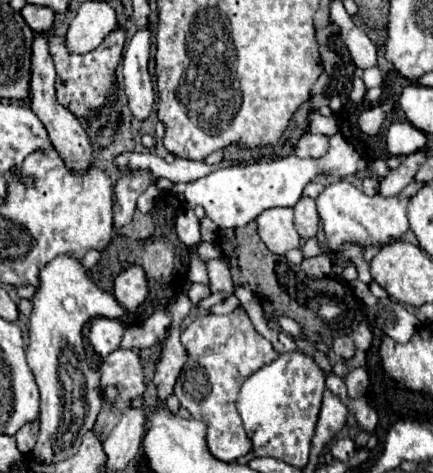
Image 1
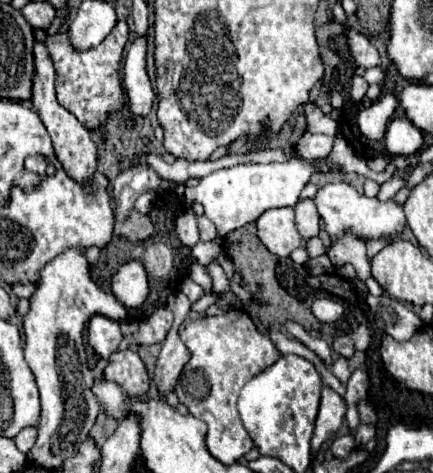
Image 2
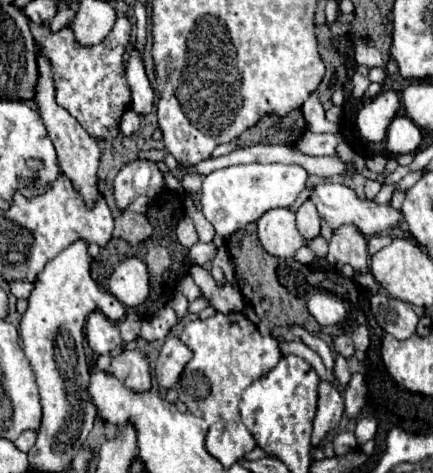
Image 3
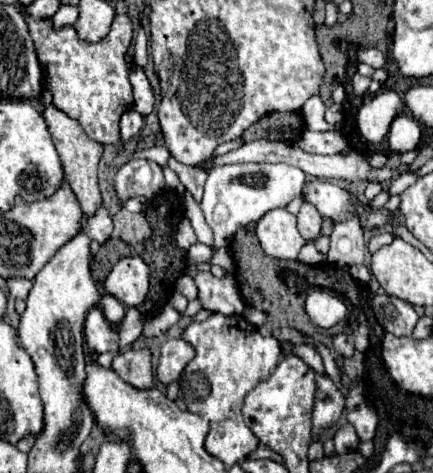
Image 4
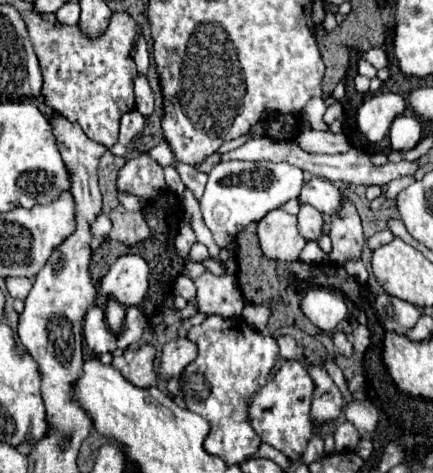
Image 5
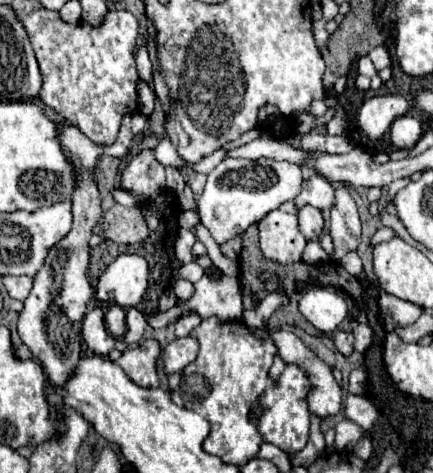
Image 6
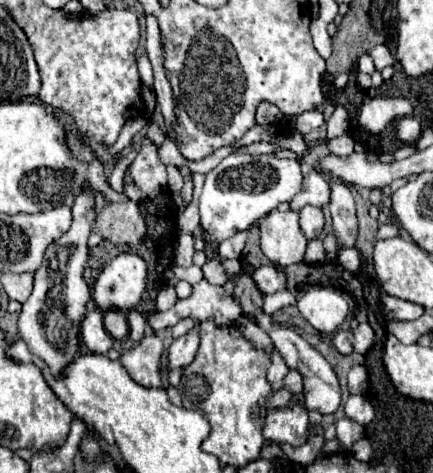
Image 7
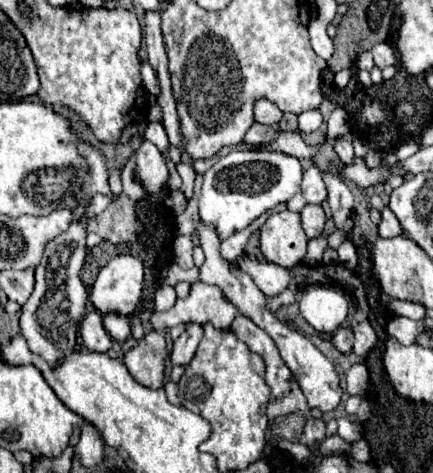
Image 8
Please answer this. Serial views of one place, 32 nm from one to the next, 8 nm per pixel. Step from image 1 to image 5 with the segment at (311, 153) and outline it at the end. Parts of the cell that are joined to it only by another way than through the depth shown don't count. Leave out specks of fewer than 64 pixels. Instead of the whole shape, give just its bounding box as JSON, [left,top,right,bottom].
[298,130,350,154]

